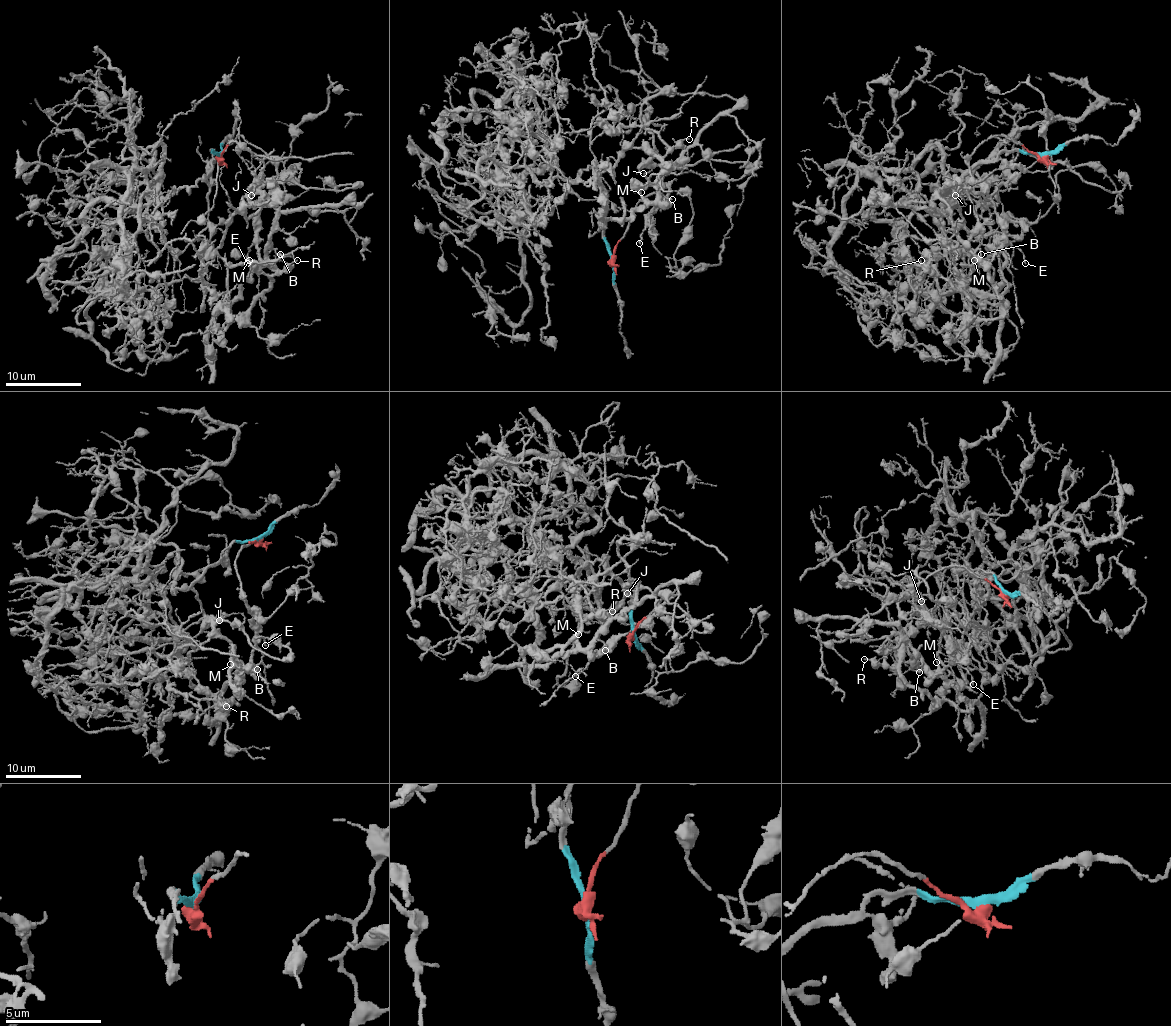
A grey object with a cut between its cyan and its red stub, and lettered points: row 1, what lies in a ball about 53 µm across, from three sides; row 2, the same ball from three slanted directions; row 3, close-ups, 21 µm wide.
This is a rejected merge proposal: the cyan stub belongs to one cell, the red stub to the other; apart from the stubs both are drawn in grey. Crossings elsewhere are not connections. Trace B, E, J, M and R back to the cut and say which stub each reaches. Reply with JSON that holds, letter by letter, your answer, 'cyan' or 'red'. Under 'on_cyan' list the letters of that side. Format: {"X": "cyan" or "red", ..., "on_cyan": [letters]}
{"B": "red", "E": "red", "J": "red", "M": "red", "R": "red", "on_cyan": []}

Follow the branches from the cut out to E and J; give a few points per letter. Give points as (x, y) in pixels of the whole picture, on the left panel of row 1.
E: (220, 155), (235, 138), (242, 136), (267, 155), (275, 167), (277, 182), (261, 205), (258, 235), (246, 264)
J: (220, 155), (242, 136), (269, 159), (277, 176), (261, 205), (261, 262), (275, 207), (258, 188), (252, 195)

